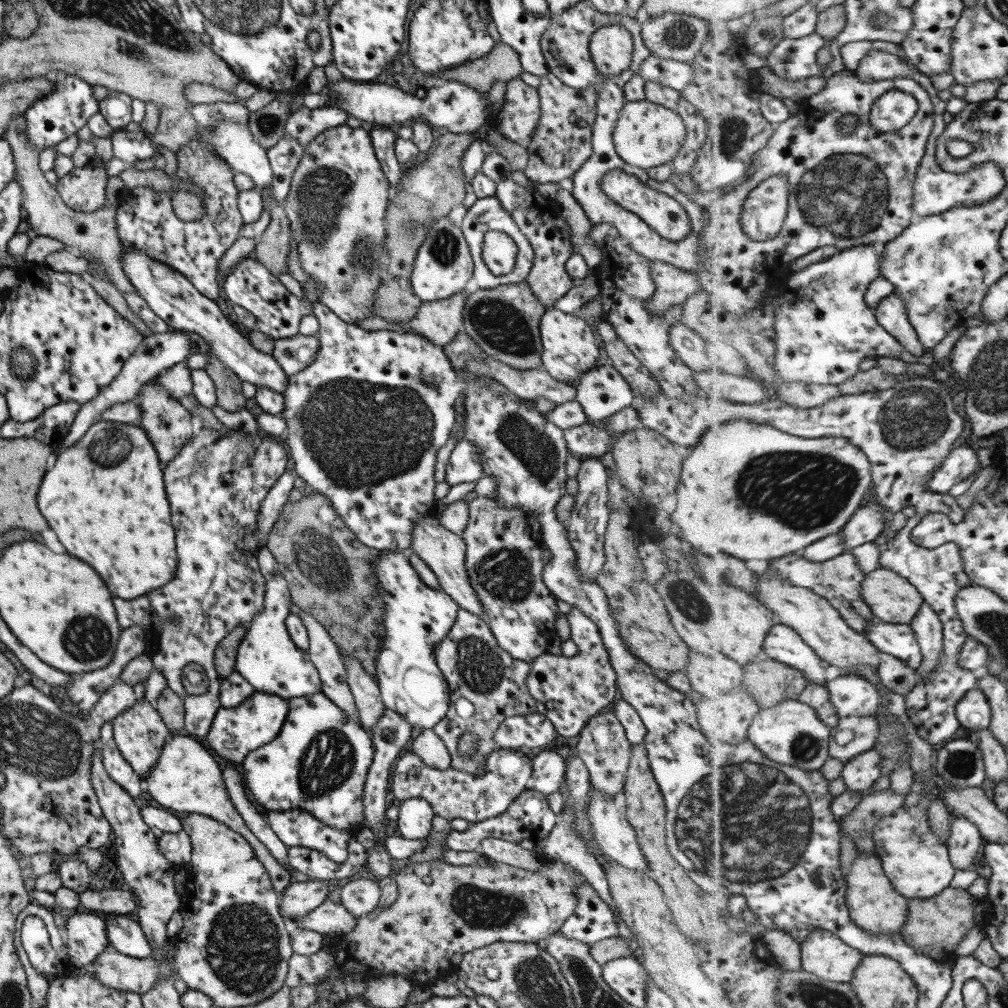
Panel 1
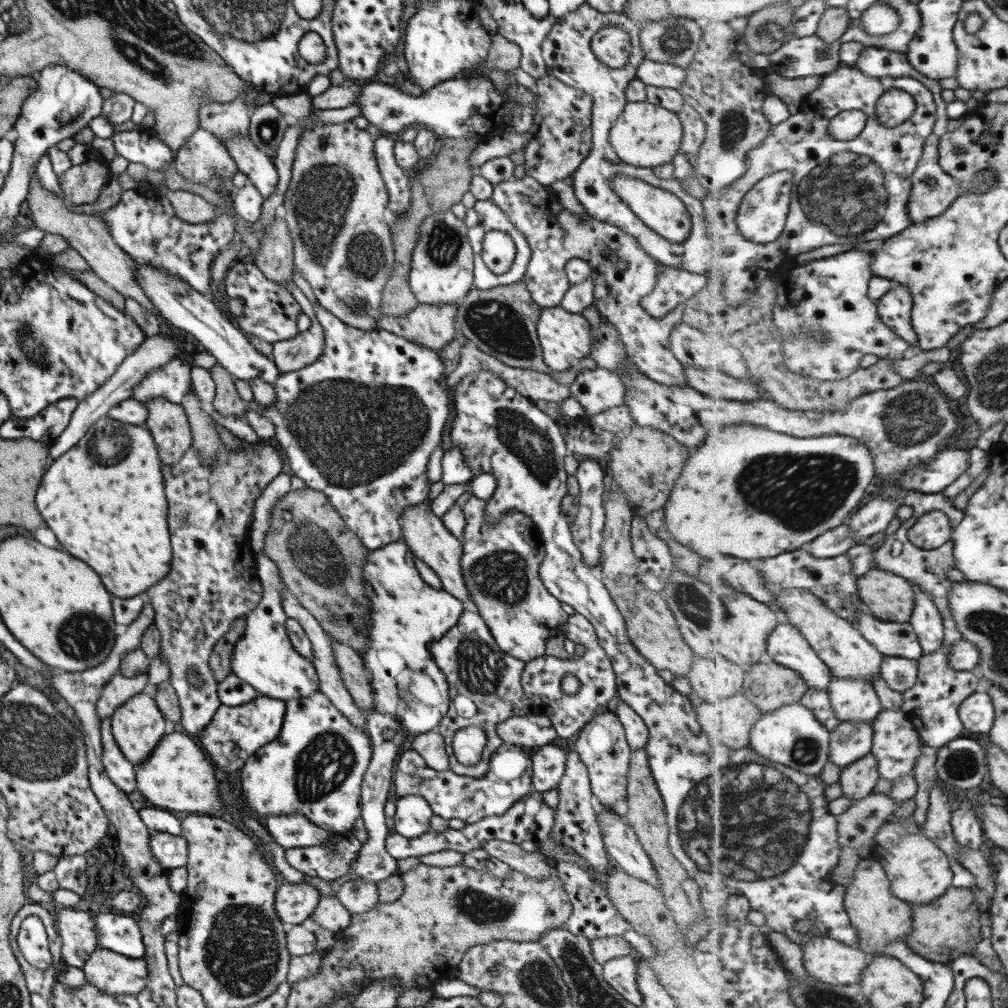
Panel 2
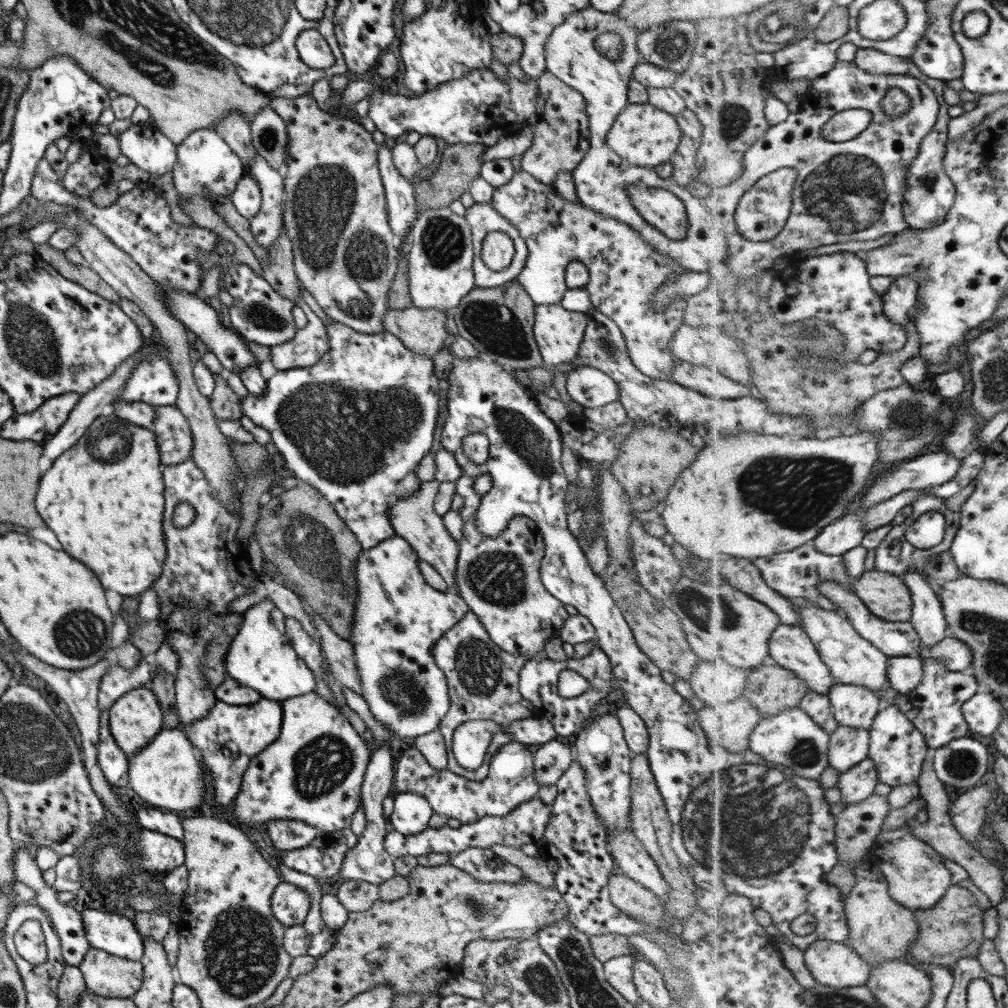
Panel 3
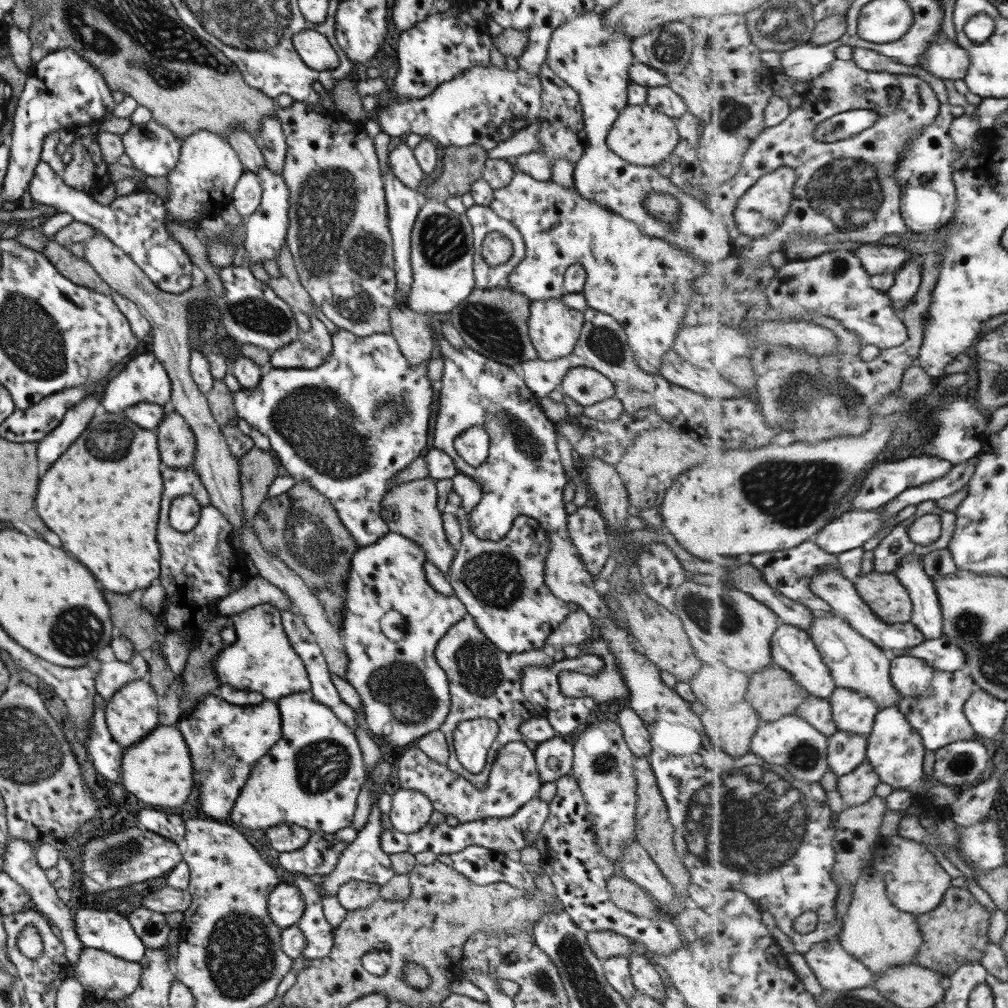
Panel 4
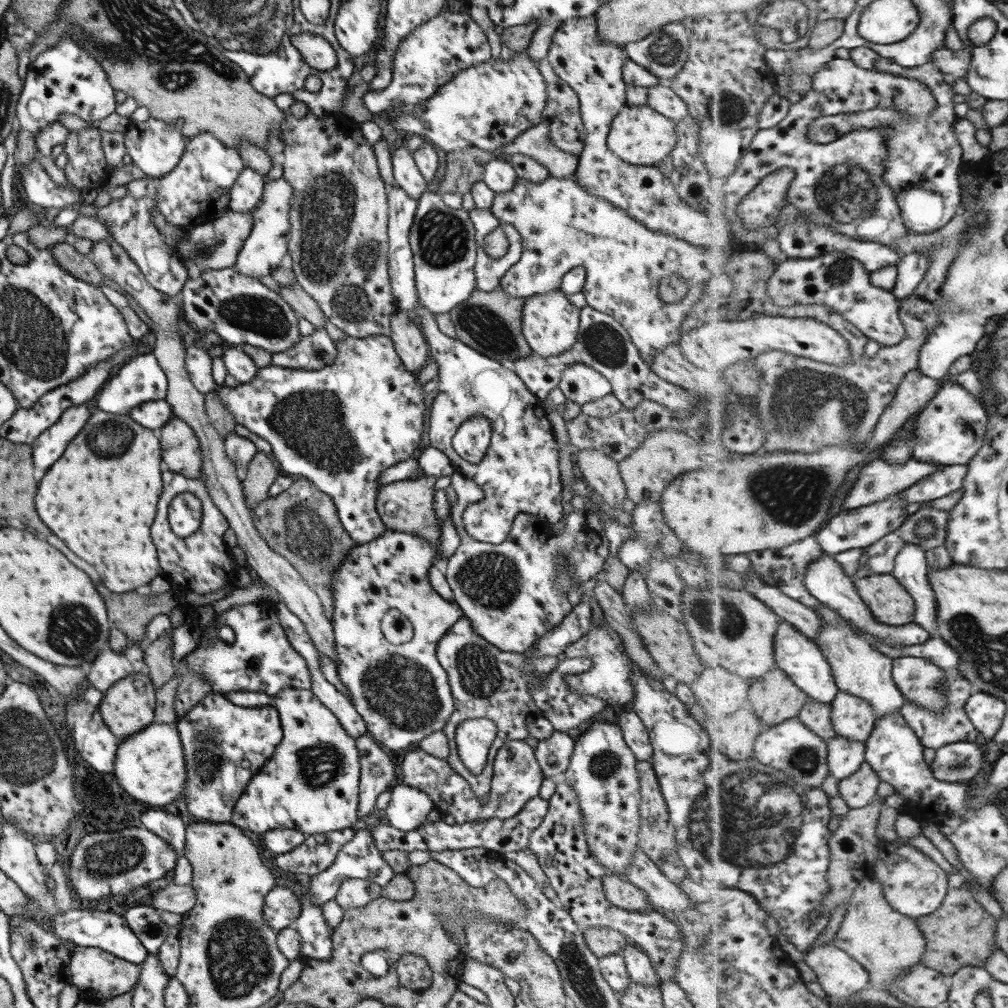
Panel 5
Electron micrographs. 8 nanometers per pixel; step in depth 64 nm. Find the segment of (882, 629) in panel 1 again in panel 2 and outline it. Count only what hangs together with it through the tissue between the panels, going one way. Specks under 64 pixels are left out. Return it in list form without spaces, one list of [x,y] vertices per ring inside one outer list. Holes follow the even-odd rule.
[[[859,607],[857,618],[855,625],[884,655],[923,658],[923,647],[910,622],[885,622],[874,614],[865,613],[863,607]]]

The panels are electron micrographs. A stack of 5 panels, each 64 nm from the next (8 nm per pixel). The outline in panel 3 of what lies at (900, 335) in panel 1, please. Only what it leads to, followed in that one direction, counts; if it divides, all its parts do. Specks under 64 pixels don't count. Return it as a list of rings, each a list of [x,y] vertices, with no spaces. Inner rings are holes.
[[[907,274],[893,280],[888,291],[882,296],[887,317],[904,327],[907,321],[911,321],[909,311],[918,303],[919,290],[920,283],[913,275]]]

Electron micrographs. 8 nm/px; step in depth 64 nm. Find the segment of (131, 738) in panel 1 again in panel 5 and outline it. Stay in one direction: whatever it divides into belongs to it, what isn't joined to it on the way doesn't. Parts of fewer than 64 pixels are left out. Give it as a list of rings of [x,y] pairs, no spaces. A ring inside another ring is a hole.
[[[135,672],[125,675],[115,681],[111,688],[102,693],[98,705],[98,712],[106,728],[118,741],[132,736],[142,730],[144,726],[151,725],[154,718],[155,688],[146,672]]]

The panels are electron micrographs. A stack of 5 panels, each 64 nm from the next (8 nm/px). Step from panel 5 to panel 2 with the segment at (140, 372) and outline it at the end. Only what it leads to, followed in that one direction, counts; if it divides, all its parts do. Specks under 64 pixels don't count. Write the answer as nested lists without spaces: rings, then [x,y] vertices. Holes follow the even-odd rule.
[[[181,358],[165,362],[149,370],[133,387],[131,399],[145,402],[151,398],[165,398],[178,404],[189,387],[191,366]]]

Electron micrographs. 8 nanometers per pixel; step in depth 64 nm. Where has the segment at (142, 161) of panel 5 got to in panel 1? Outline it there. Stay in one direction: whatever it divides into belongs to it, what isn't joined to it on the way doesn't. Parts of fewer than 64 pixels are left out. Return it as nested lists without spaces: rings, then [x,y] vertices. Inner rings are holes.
[[[124,128],[115,130],[109,137],[112,156],[120,158],[126,166],[133,166],[140,160],[149,160],[158,152],[158,145],[151,144],[149,135],[143,130],[132,132]]]

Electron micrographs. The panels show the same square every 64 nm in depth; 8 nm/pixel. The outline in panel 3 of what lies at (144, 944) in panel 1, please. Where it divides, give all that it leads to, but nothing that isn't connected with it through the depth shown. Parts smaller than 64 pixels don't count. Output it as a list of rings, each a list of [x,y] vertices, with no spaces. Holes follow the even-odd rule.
[[[96,909],[81,911],[83,934],[91,946],[109,954],[138,961],[143,941],[131,919]]]

